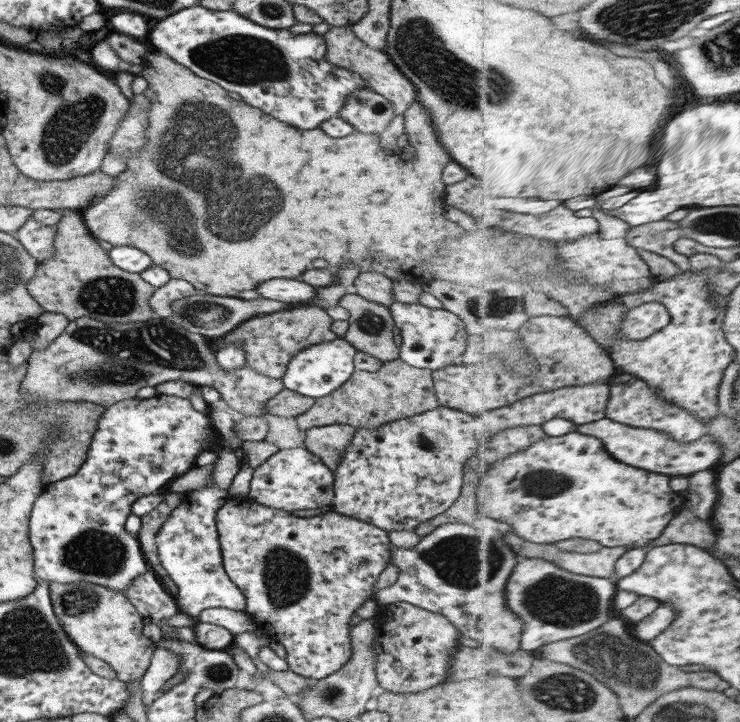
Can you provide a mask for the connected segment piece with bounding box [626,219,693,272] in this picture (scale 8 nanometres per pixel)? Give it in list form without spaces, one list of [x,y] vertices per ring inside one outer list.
[[[663,219],[631,227],[626,239],[639,250],[645,249],[669,258],[685,272],[693,267],[689,256],[675,250],[675,242],[681,237],[679,222]]]

